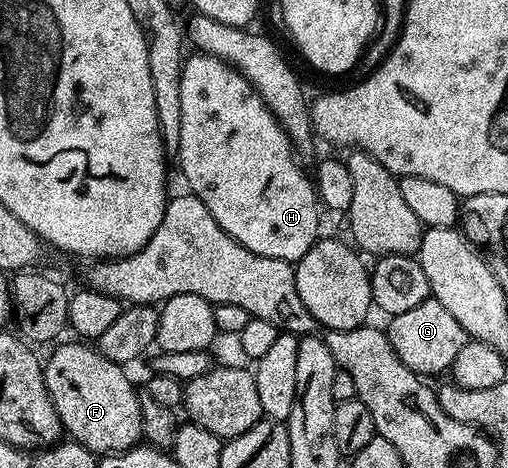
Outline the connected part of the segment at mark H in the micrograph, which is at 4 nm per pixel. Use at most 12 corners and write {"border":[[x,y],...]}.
{"border":[[194,52],[176,159],[260,256],[298,263],[320,199],[240,71]]}

